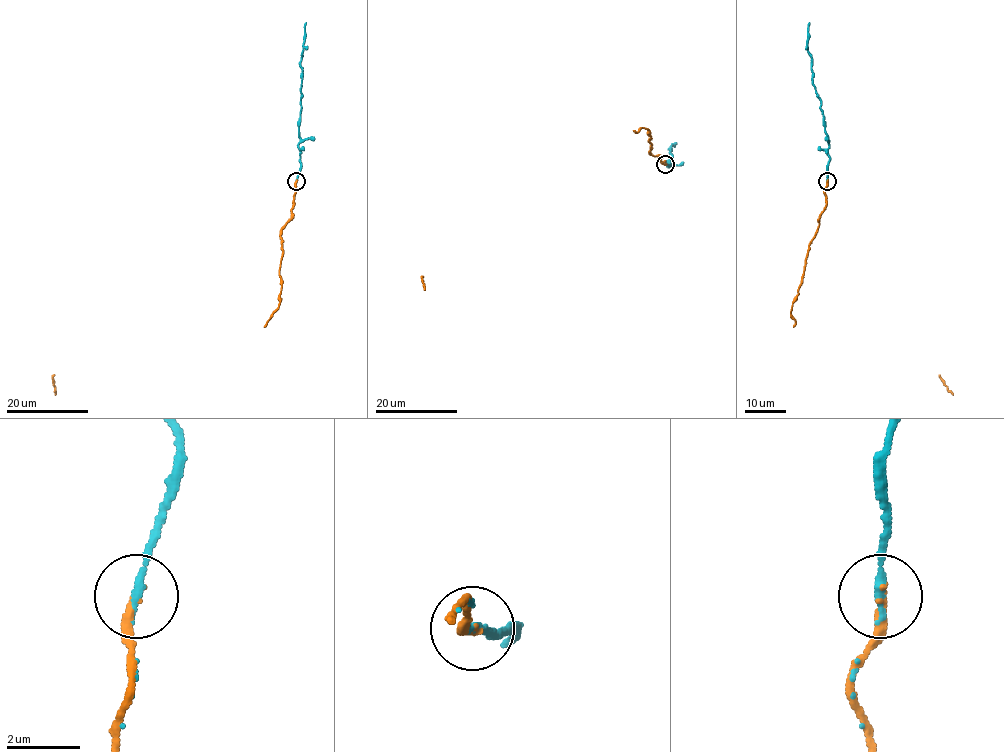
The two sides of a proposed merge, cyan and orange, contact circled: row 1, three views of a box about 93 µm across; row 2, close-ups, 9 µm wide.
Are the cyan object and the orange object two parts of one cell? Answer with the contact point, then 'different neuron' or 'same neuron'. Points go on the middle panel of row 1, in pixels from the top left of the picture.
(665, 164) | same neuron

